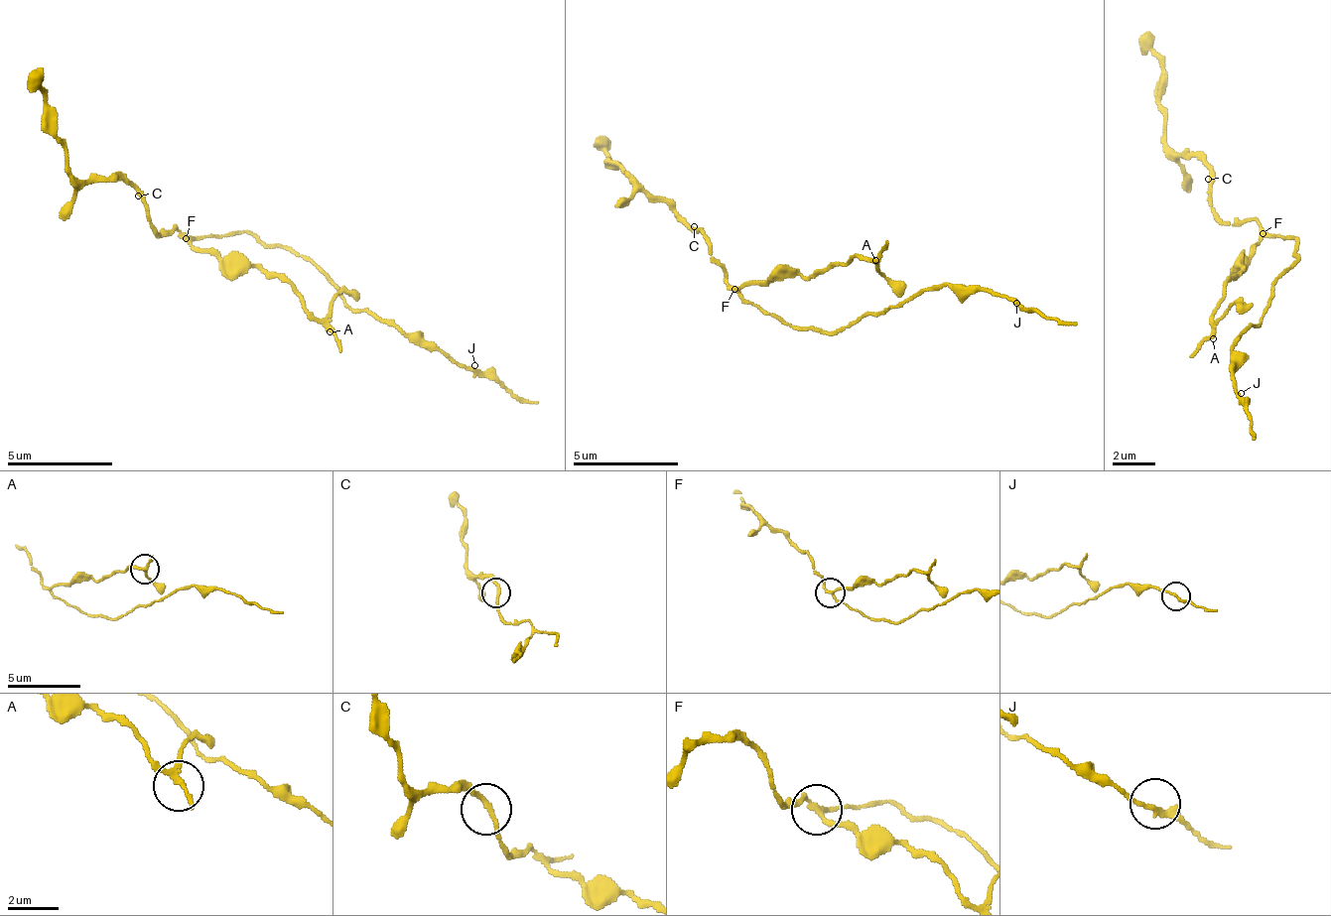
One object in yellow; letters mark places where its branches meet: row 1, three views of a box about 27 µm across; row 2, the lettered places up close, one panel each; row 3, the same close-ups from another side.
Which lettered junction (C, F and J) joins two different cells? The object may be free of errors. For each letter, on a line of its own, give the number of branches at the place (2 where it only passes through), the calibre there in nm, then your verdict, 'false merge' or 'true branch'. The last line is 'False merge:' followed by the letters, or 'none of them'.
C: branches 2; calibre 190 nm; true branch
F: branches 3; calibre 160 nm; false merge
J: branches 2; calibre 180 nm; true branch
False merge: F

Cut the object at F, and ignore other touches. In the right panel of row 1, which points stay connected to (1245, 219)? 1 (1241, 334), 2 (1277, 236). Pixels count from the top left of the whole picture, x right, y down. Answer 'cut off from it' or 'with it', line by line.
1: with it
2: with it

